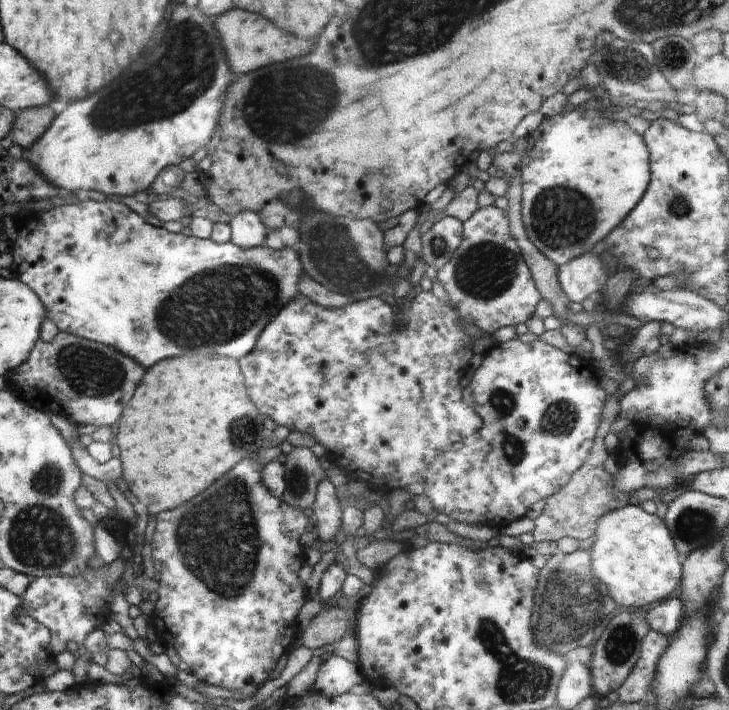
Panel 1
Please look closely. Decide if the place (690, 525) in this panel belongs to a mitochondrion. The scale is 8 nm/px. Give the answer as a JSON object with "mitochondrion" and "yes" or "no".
{"mitochondrion":"yes"}

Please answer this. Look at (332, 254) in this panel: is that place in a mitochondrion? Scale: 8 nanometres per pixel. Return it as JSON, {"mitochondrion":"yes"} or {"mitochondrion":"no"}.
{"mitochondrion":"yes"}

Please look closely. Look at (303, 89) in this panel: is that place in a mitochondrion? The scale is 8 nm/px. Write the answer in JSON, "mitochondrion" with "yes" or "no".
{"mitochondrion":"yes"}

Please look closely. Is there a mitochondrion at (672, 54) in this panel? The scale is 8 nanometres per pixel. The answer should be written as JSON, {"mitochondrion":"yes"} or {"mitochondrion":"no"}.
{"mitochondrion":"yes"}

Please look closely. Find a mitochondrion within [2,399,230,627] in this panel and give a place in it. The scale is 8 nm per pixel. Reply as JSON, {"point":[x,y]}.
{"point":[41,536]}

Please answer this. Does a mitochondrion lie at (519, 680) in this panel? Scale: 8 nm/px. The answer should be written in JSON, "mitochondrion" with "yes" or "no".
{"mitochondrion":"yes"}

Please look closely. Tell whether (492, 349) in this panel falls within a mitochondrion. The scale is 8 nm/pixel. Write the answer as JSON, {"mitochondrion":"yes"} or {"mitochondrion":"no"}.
{"mitochondrion":"no"}

